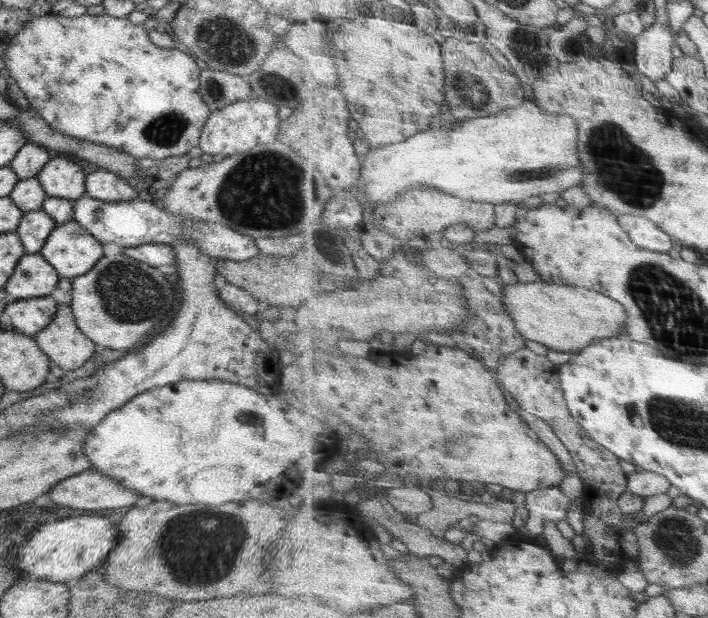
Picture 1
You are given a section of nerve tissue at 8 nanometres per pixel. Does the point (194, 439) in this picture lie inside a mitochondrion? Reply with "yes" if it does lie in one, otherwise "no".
no

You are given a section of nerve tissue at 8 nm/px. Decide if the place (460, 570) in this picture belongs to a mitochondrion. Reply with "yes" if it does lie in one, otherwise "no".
no

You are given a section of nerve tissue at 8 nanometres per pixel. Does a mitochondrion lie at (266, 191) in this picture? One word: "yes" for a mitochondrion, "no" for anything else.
yes

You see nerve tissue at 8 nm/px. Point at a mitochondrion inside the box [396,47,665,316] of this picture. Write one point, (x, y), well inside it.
(469, 90)

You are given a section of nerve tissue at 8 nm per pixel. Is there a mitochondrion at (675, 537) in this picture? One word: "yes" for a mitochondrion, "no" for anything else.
yes

